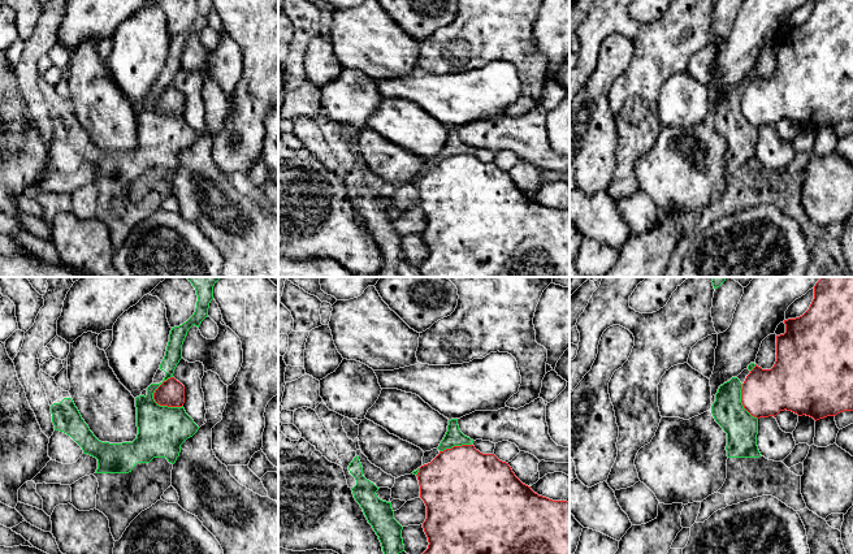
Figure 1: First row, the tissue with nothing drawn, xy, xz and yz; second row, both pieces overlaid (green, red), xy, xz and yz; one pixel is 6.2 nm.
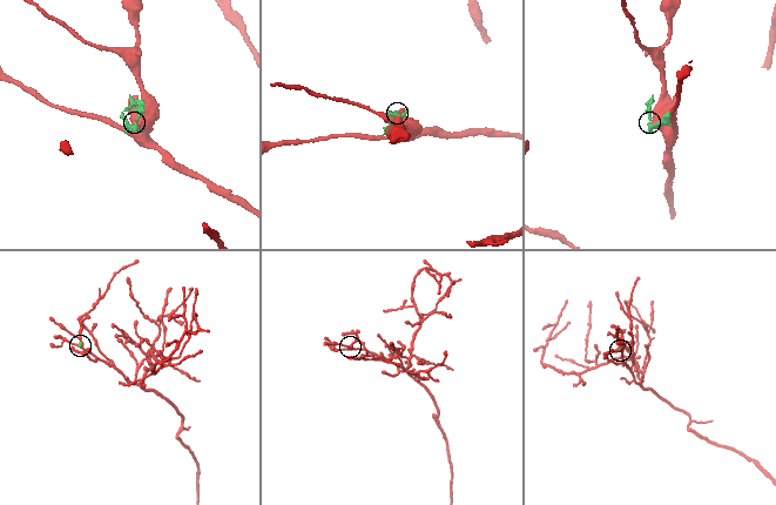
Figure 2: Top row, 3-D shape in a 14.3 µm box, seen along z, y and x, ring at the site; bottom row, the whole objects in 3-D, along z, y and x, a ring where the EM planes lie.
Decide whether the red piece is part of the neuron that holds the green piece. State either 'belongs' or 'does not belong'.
does not belong

